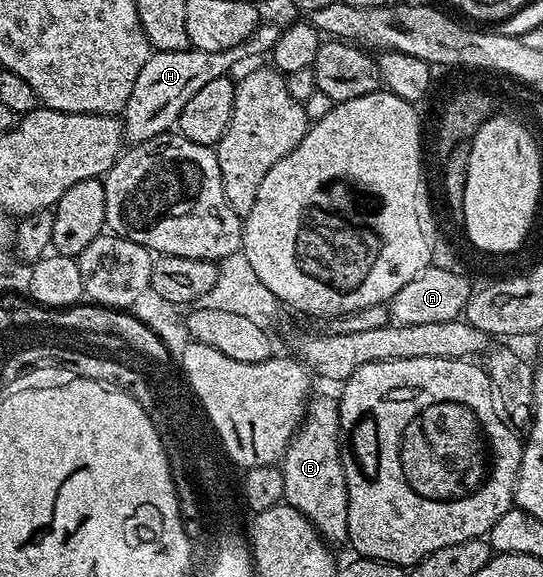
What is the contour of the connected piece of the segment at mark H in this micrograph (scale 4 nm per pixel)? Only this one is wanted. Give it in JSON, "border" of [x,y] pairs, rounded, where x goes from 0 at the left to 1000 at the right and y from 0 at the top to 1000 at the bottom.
{"border":[[[481,38],[468,59],[453,66],[453,73],[424,87],[381,90],[350,80],[343,87],[319,90],[282,88],[269,114],[262,114],[262,123],[254,128],[254,142],[247,142],[247,156],[239,156],[239,170],[228,179],[225,213],[230,244],[238,251],[260,250],[322,224],[335,198],[335,184],[343,184],[343,177],[350,177],[350,170],[357,170],[357,163],[365,163],[365,156],[372,156],[379,142],[394,142],[394,135],[422,130],[429,123],[425,118],[446,109],[455,97],[499,92],[517,54],[517,43]]]}

